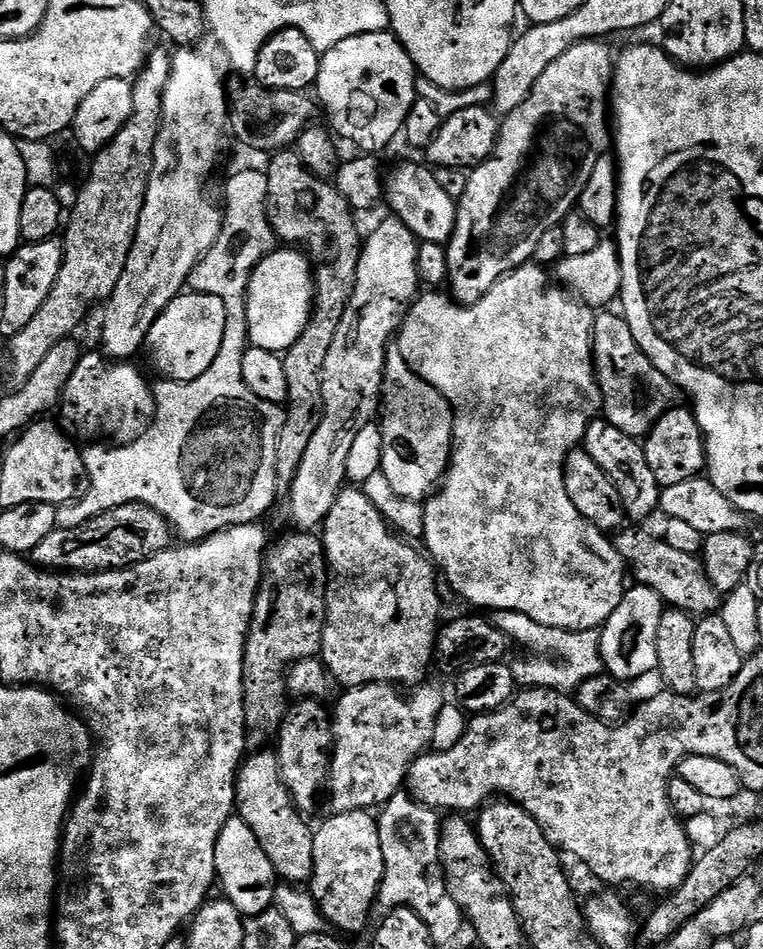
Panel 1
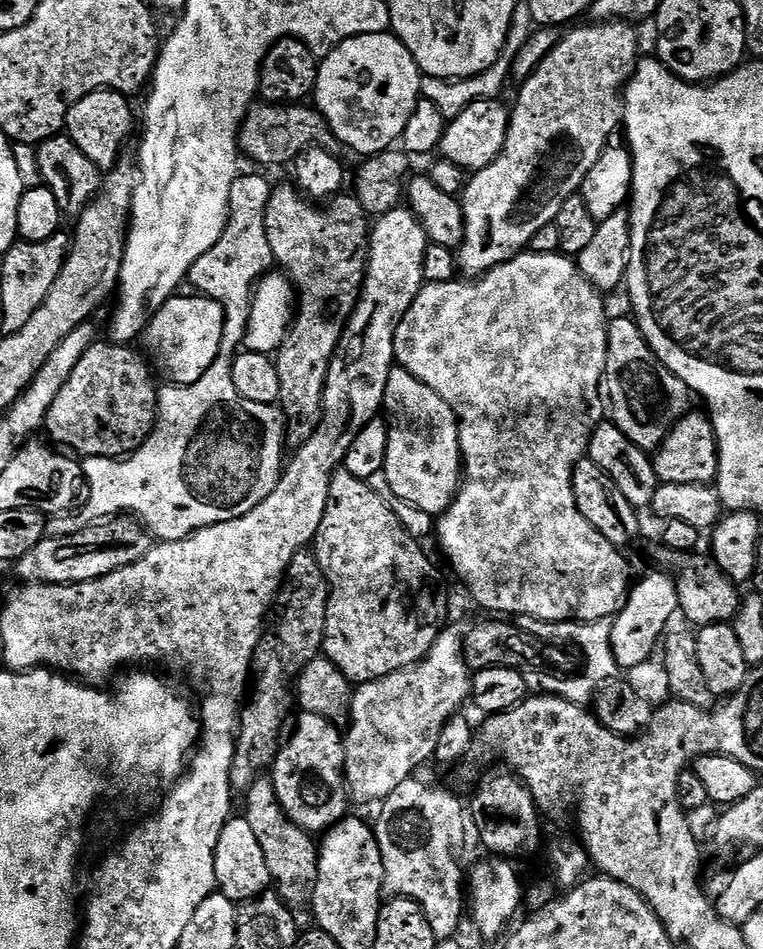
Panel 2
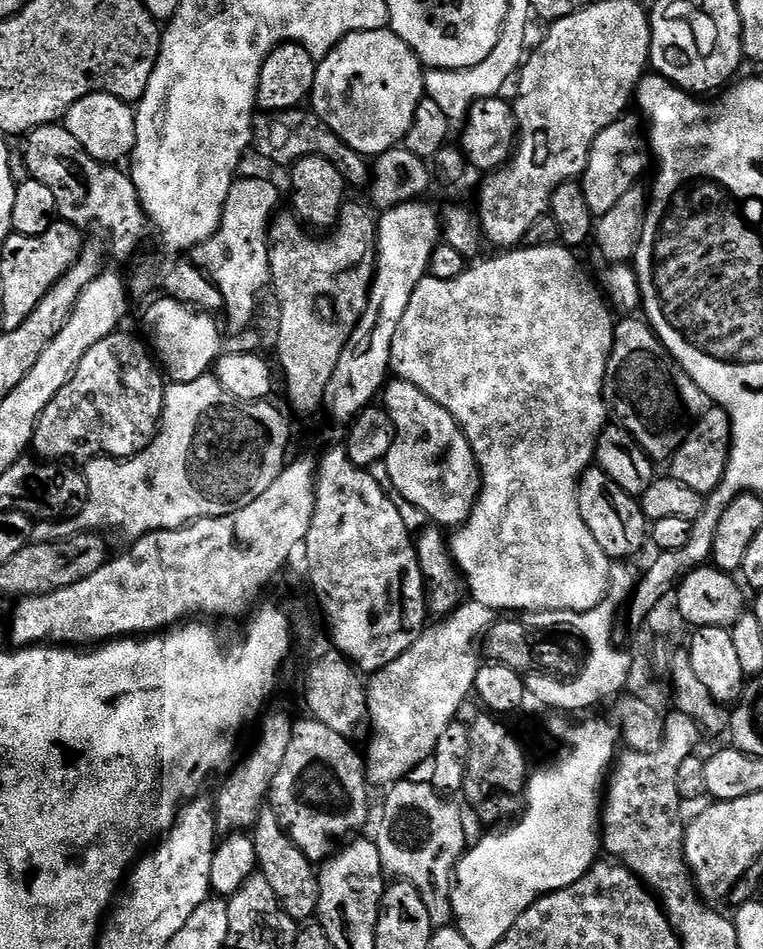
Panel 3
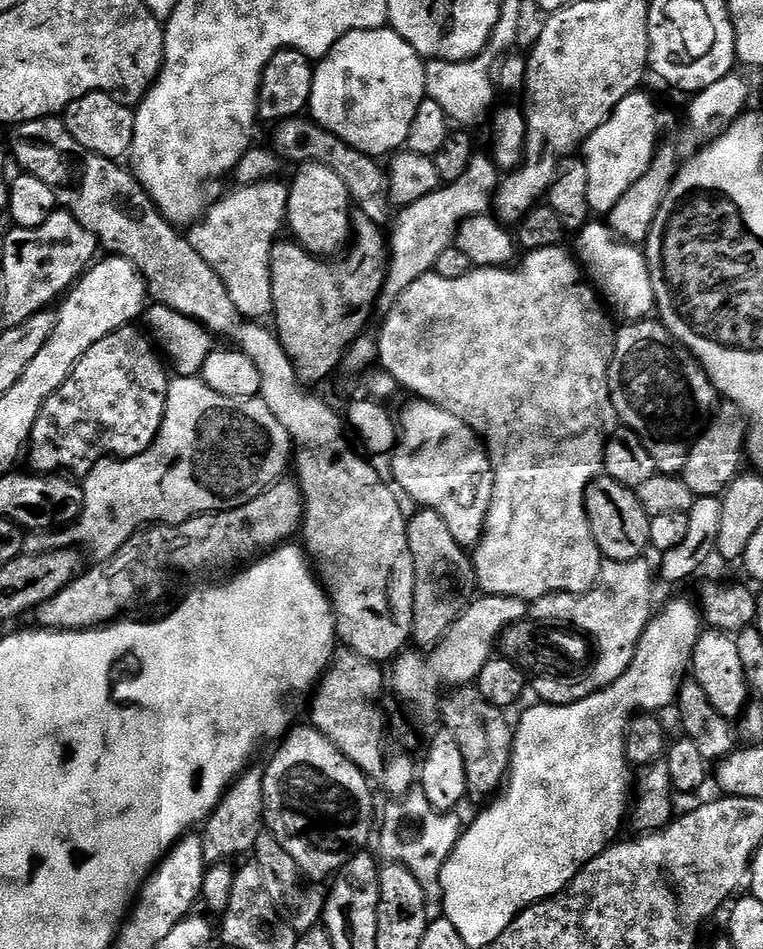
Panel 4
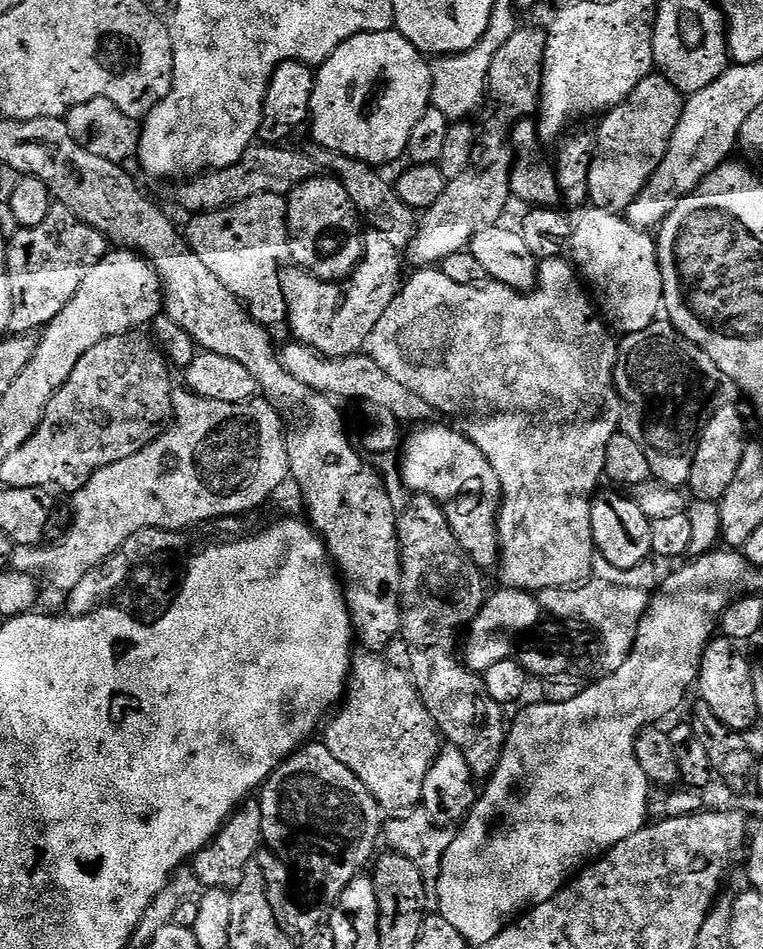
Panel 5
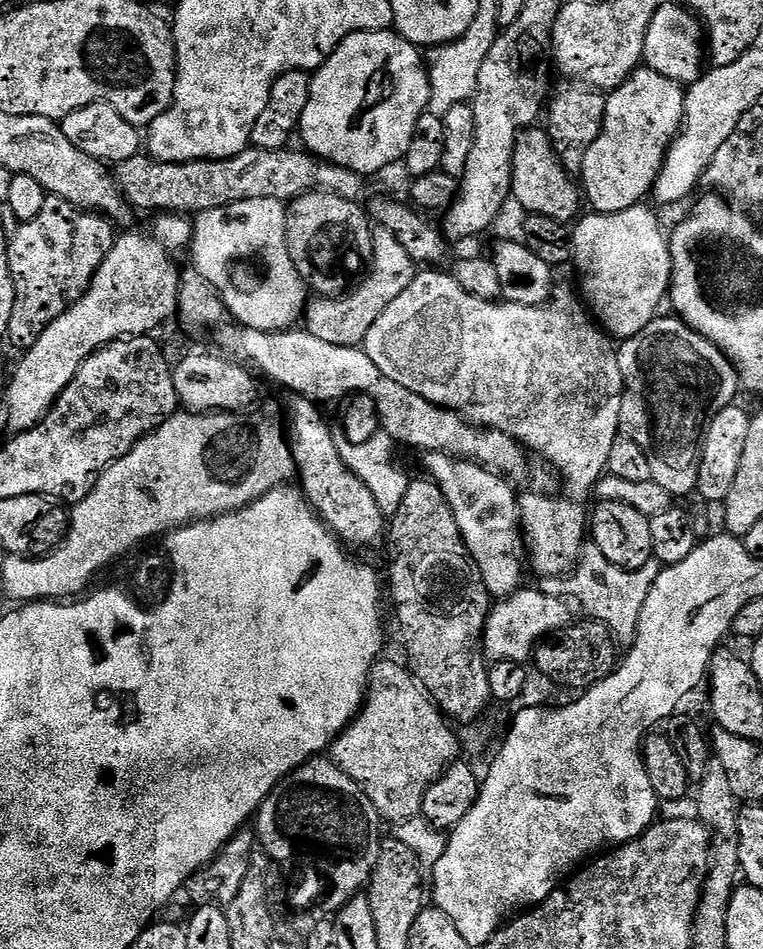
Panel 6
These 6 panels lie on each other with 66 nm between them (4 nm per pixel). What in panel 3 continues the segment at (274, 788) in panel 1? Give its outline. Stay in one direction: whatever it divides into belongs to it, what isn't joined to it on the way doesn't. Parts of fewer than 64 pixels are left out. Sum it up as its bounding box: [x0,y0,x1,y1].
[252,806,320,922]

